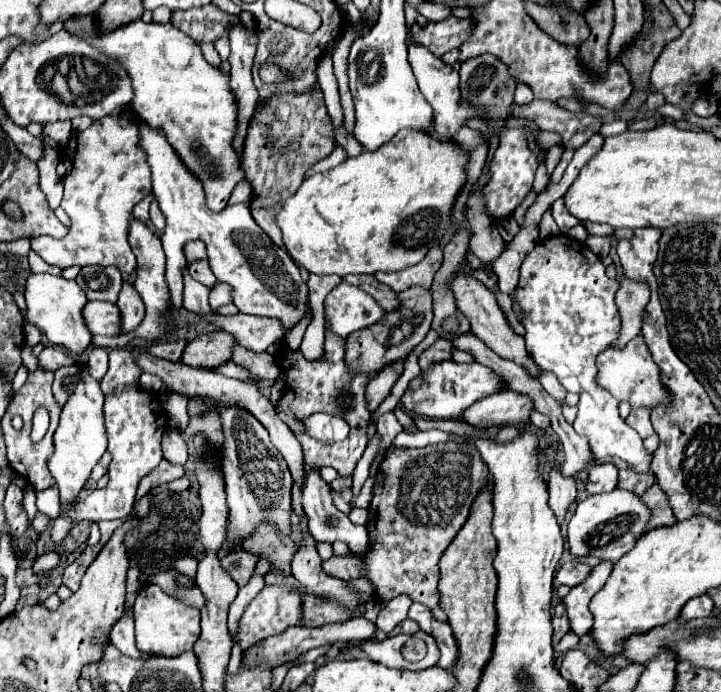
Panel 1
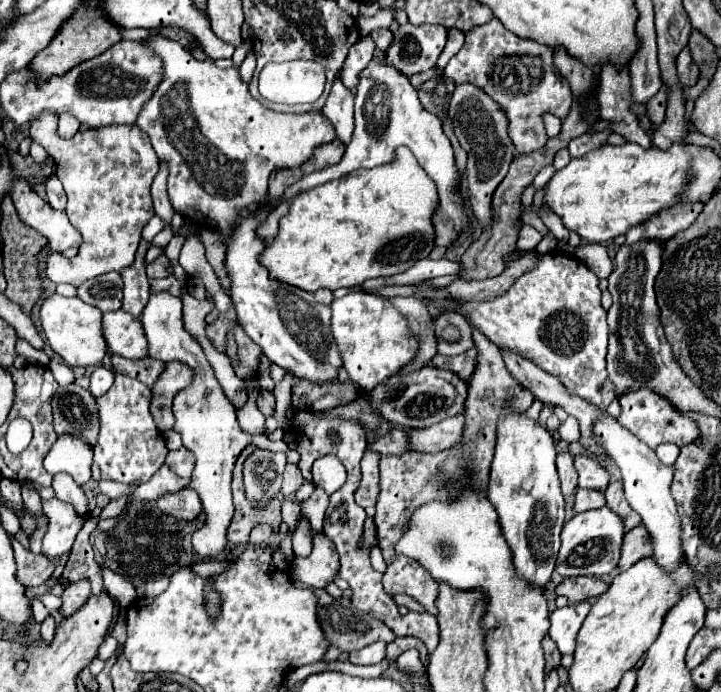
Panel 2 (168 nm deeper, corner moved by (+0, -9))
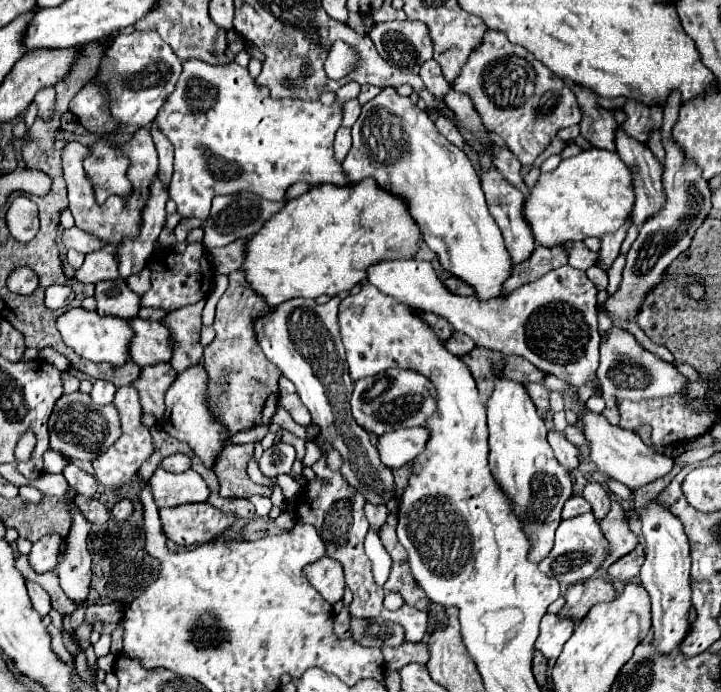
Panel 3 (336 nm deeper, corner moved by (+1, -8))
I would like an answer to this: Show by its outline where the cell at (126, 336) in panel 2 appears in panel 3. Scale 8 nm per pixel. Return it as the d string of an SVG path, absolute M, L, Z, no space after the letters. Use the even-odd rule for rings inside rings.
M140 317L128 319L130 329L134 331L134 337L128 345L128 355L136 365L146 367L160 361L170 361L172 351L168 343L168 329L164 329L158 321L146 321Z

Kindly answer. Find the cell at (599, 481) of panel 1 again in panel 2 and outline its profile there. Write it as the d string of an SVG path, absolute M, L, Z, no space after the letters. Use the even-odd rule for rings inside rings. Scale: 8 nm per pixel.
M577 490L575 502L573 502L573 512L587 512L595 508L605 506L605 496L603 492L599 494L597 490Z

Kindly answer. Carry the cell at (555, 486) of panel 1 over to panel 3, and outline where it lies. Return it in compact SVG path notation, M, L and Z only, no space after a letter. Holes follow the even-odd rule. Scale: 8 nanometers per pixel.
M550 431L548 443L550 443L550 447L554 449L554 455L556 455L558 463L560 463L564 469L568 469L568 471L578 469L578 449L576 449L570 441L566 441L566 437L564 437L562 433Z

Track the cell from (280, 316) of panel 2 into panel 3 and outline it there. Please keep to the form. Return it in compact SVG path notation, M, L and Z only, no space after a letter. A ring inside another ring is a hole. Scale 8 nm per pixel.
M332 297L324 305L318 305L314 299L288 299L266 313L270 319L264 323L264 329L256 333L256 339L266 359L296 385L296 393L312 413L312 423L322 429L322 439L342 453L344 465L340 471L348 483L360 489L366 501L386 503L394 495L392 471L382 465L376 447L350 413L354 385L348 375L344 345L340 341L338 305L340 297Z

